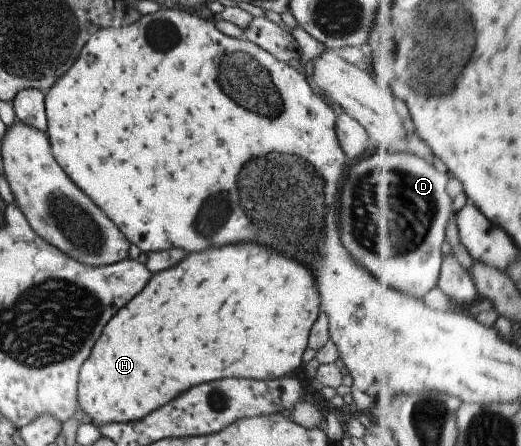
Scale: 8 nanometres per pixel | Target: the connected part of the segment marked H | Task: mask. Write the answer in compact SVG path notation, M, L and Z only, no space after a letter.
M236 243L236 245L226 245L226 247L212 247L206 251L186 255L186 259L182 259L178 265L174 265L158 275L152 275L148 279L146 287L134 299L130 299L130 303L126 303L102 329L100 339L96 341L96 345L88 353L86 361L78 369L77 405L85 415L84 421L94 426L108 425L108 423L134 423L168 403L178 393L182 393L188 387L198 385L198 383L224 379L224 377L246 377L252 381L268 381L292 373L294 369L302 365L301 357L307 348L310 327L320 312L318 303L320 303L318 289L314 287L314 277L306 269L306 265L300 265L298 261L294 261L286 255L278 255L276 251L270 251L268 247L262 247L258 243Z

